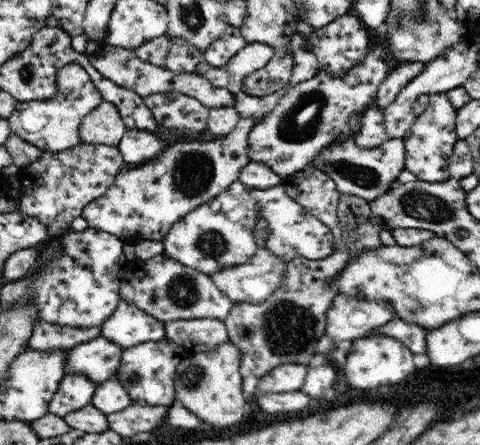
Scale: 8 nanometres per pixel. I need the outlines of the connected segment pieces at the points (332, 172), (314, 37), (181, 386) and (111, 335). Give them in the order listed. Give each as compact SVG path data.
M352 123L351 127L349 132L338 136L329 146L324 146L324 149L308 162L308 165L326 173L328 179L336 183L336 191L340 193L340 196L352 195L352 197L372 201L380 194L384 194L386 190L390 190L390 184L404 170L404 140L387 139L380 147L364 149L356 143L355 123Z
M352 12L334 18L326 26L314 27L307 38L311 42L312 52L318 60L319 68L327 70L330 74L339 74L340 77L364 56L364 52L368 52L370 46L368 27Z
M226 342L206 352L186 353L172 372L172 400L181 402L186 410L214 428L226 428L242 420L246 399L242 395L240 351Z
M120 296L116 310L100 324L100 336L127 349L144 342L162 340L164 325Z

